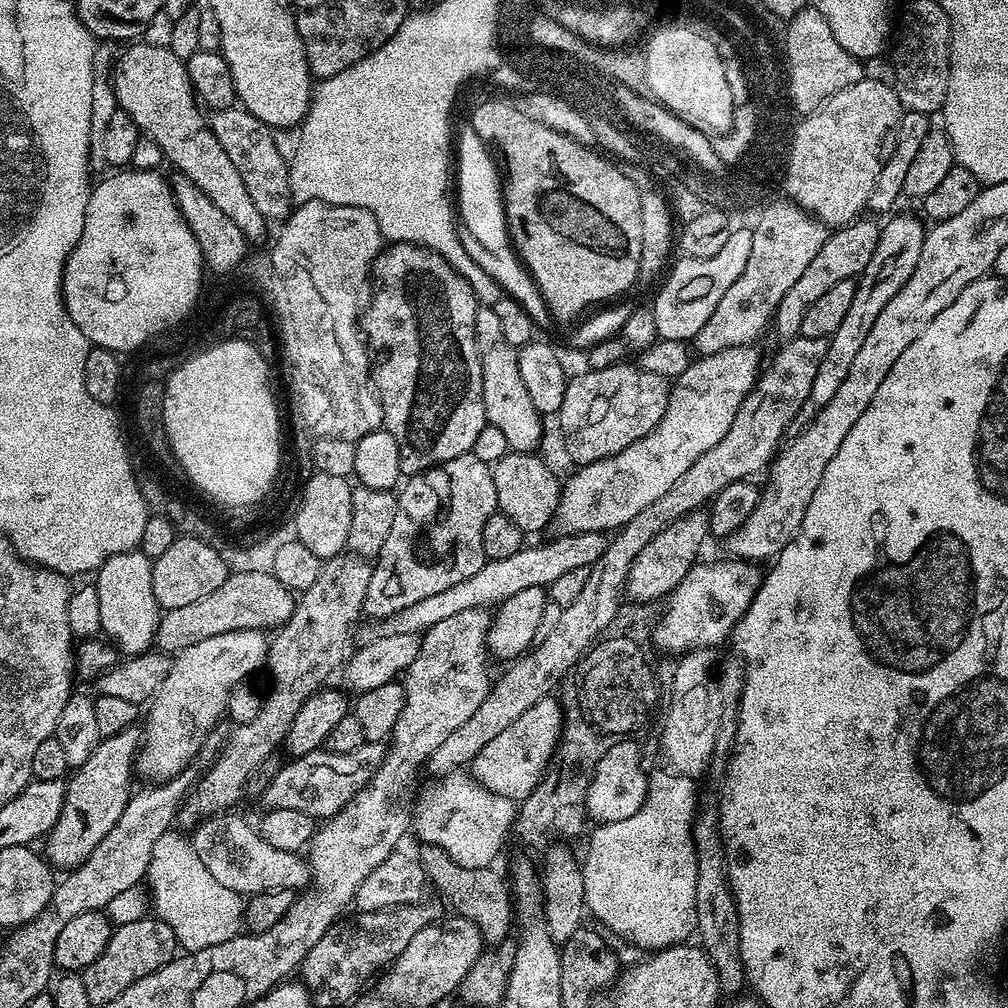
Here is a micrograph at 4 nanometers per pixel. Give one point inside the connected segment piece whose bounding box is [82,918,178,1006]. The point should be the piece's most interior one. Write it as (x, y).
(139, 947)

